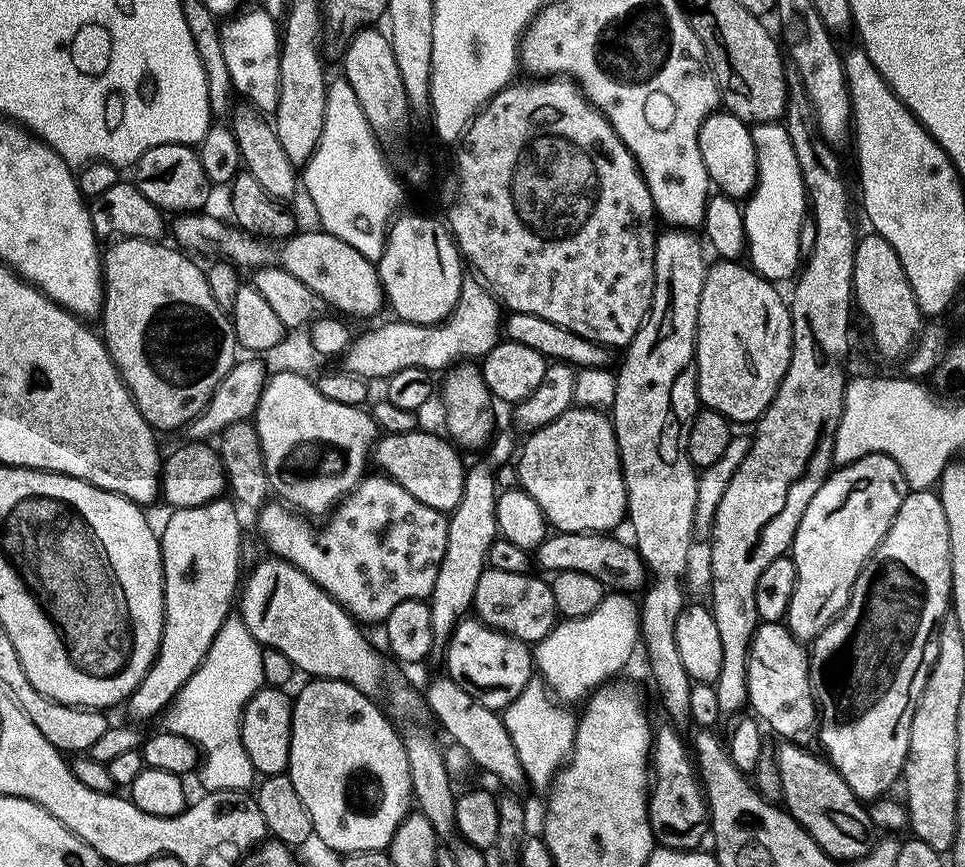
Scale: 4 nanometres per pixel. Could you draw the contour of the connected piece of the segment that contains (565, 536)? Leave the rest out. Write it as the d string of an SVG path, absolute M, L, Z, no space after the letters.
M557 533L551 535L534 553L534 560L548 574L578 572L598 578L605 586L612 584L620 592L632 594L641 591L648 580L648 571L639 552L631 545L624 545L611 535L601 533Z

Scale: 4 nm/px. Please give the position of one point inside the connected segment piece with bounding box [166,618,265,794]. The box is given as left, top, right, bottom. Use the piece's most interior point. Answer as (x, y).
(208, 712)

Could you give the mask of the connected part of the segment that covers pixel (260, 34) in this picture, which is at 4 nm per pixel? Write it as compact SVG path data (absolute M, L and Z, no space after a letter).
M243 12L220 28L220 54L224 56L226 66L230 66L230 78L237 93L260 113L275 114L280 96L282 28L268 12Z

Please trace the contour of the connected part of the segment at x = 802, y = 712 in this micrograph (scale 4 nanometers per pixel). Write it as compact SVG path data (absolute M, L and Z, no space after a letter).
M761 623L748 651L748 703L751 711L781 736L781 741L800 742L803 736L817 731L818 707L808 674L805 645L783 623Z

